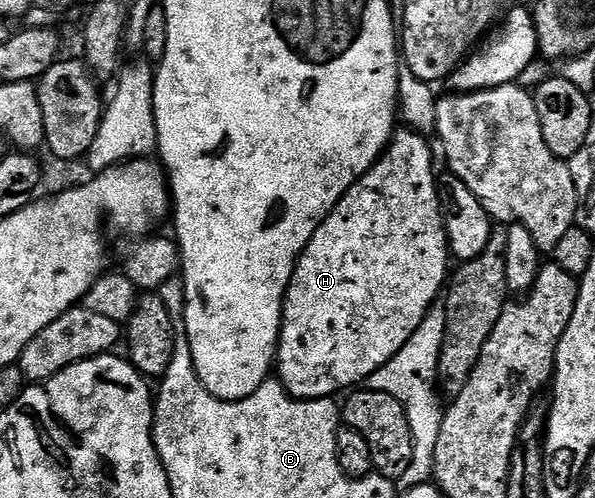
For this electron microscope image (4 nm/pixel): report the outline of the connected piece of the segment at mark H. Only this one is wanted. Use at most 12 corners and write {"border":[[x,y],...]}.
{"border":[[399,129],[294,266],[277,381],[334,398],[448,282],[429,141]]}

